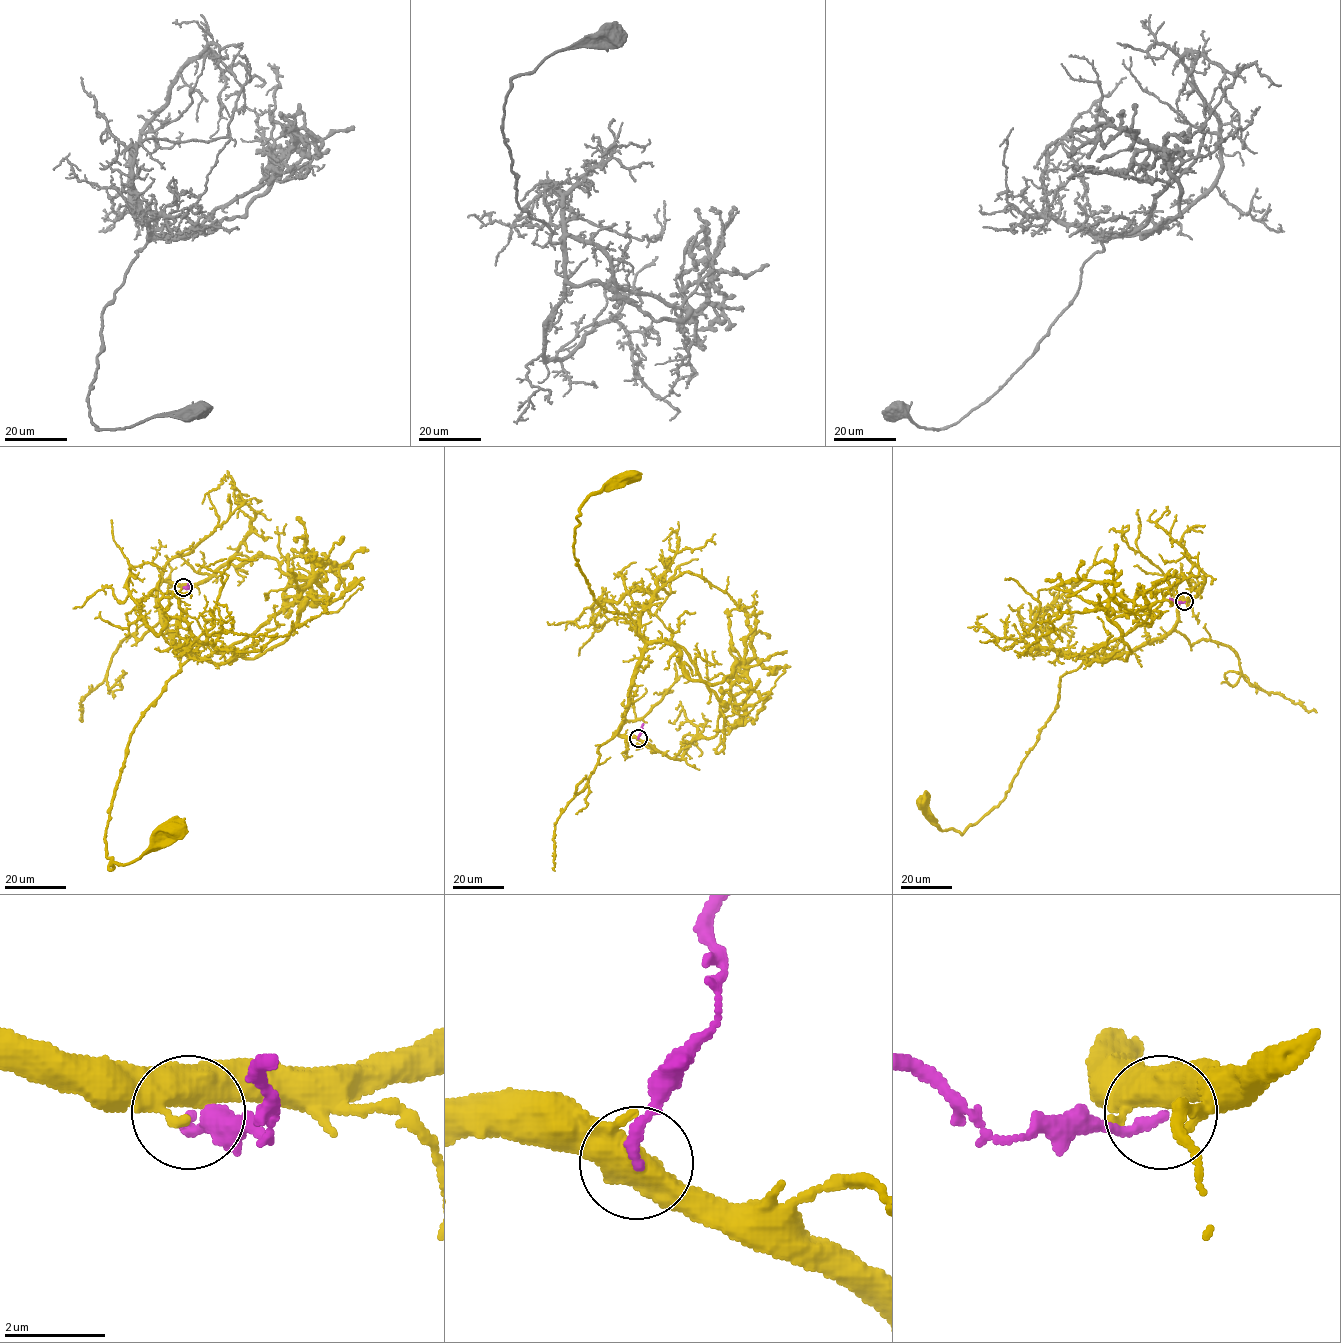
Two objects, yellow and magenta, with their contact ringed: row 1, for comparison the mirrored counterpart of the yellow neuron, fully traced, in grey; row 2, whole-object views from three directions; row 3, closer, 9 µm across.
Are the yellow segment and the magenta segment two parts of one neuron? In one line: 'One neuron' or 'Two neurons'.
Two neurons

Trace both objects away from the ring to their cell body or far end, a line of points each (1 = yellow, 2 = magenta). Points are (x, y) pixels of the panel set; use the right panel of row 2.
1: (1185, 601), (1161, 637), (1086, 659), (1060, 678), (1057, 707), (1006, 796), (961, 834), (941, 830), (922, 800)
2: (1185, 602), (1176, 603), (1169, 598)

